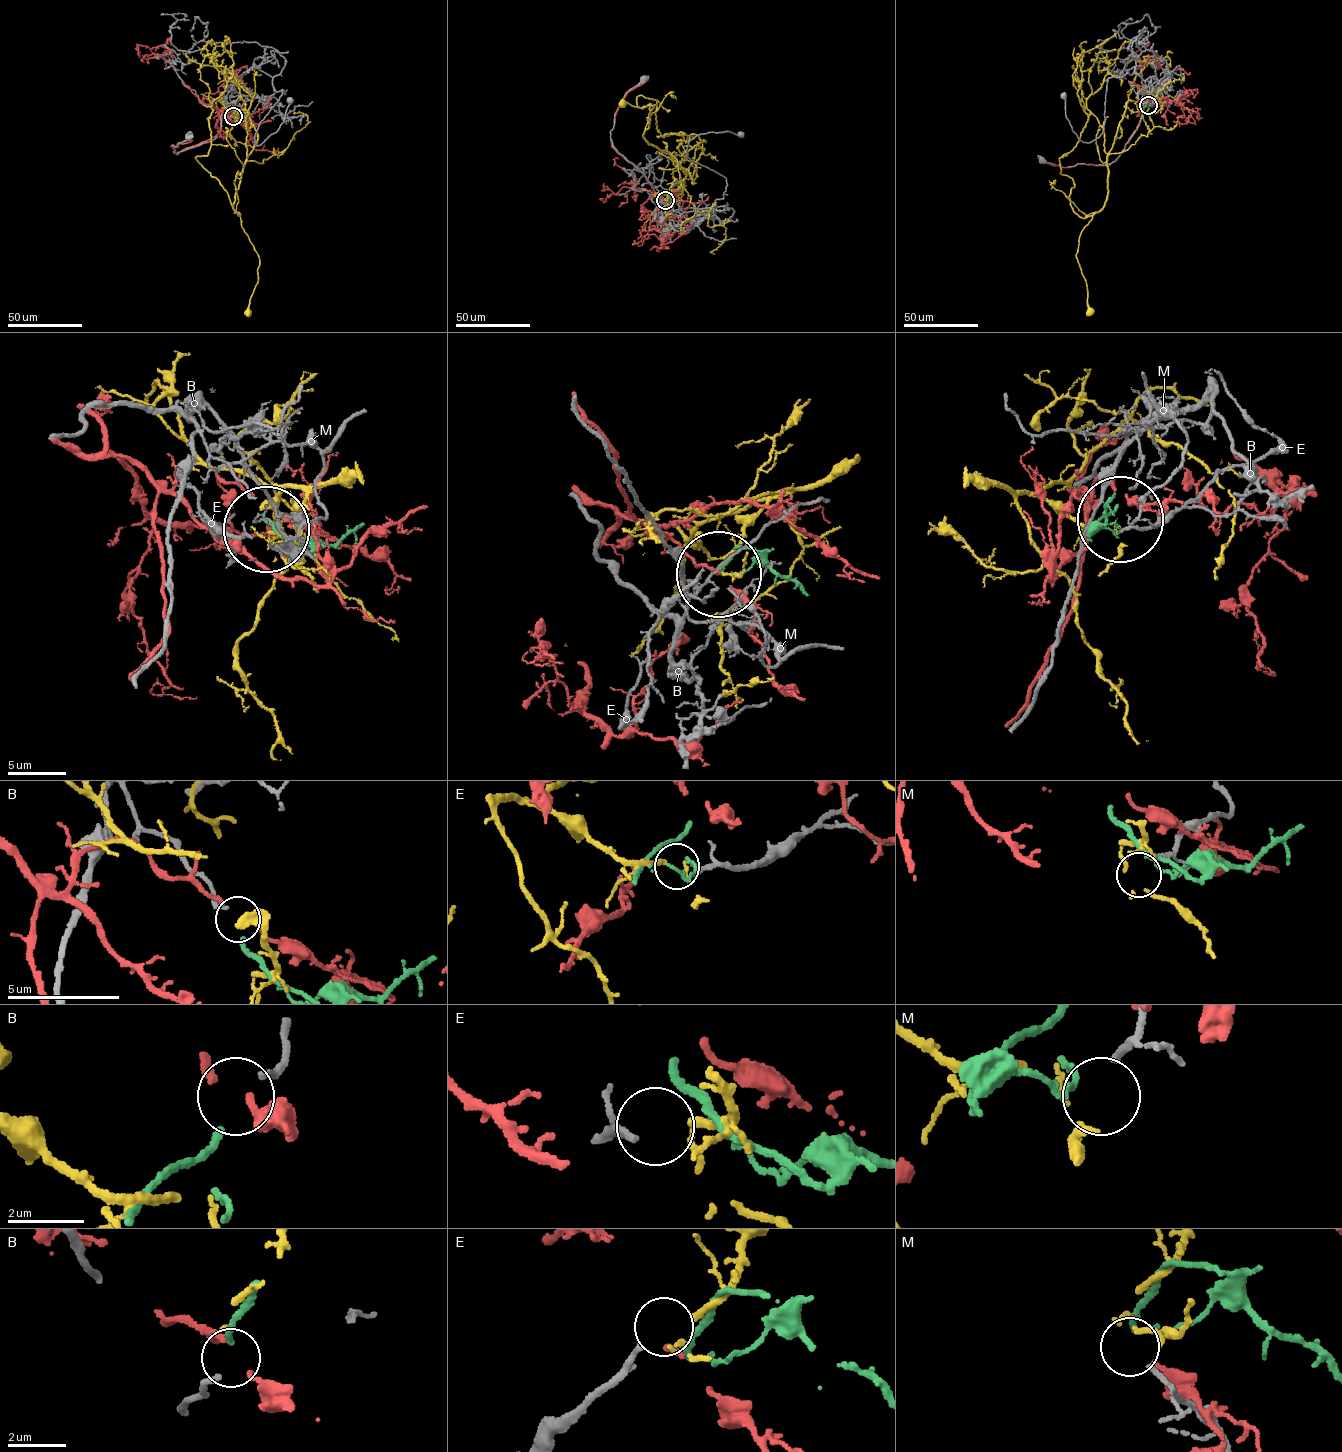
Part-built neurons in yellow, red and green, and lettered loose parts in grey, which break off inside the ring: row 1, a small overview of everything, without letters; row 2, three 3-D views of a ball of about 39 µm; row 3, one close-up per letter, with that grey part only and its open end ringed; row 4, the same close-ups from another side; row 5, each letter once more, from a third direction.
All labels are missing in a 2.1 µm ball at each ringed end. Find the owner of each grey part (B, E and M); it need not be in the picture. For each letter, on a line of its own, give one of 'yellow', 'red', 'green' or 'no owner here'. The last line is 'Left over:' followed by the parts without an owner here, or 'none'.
B: green
E: yellow
M: no owner here
Left over: M

